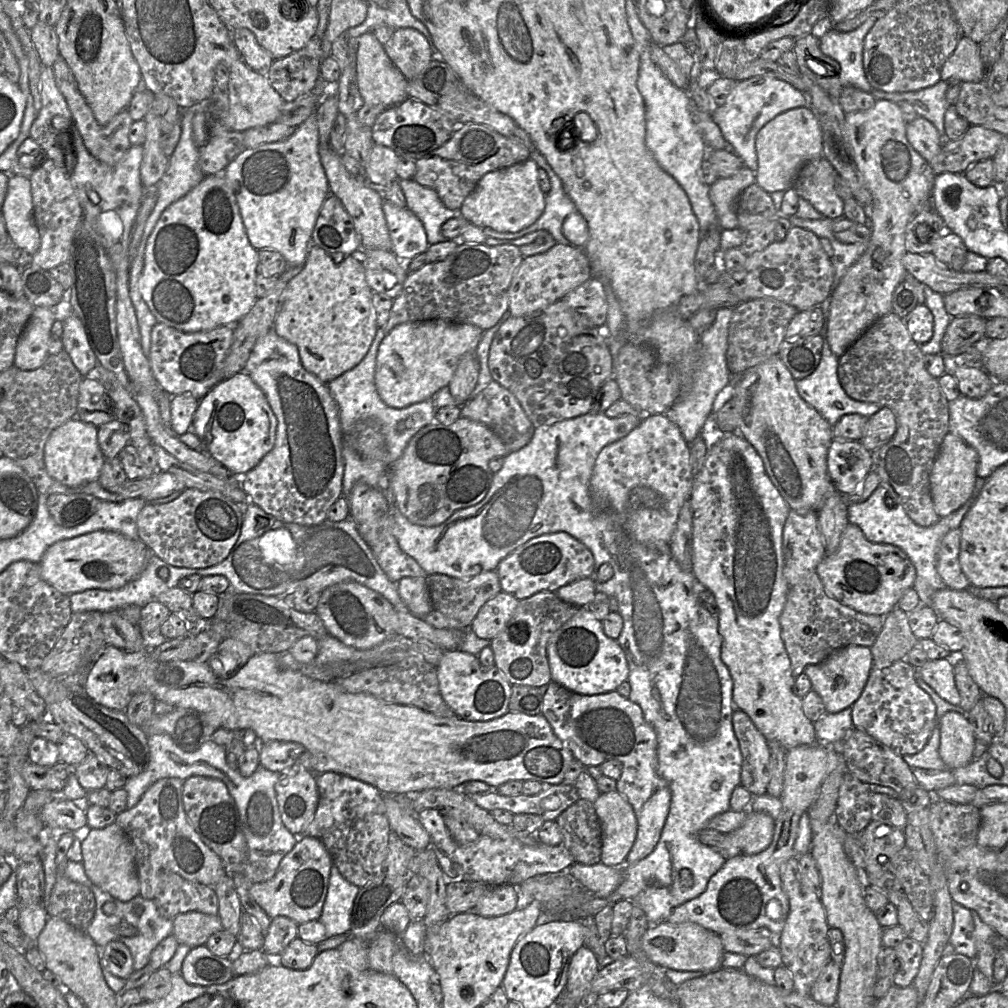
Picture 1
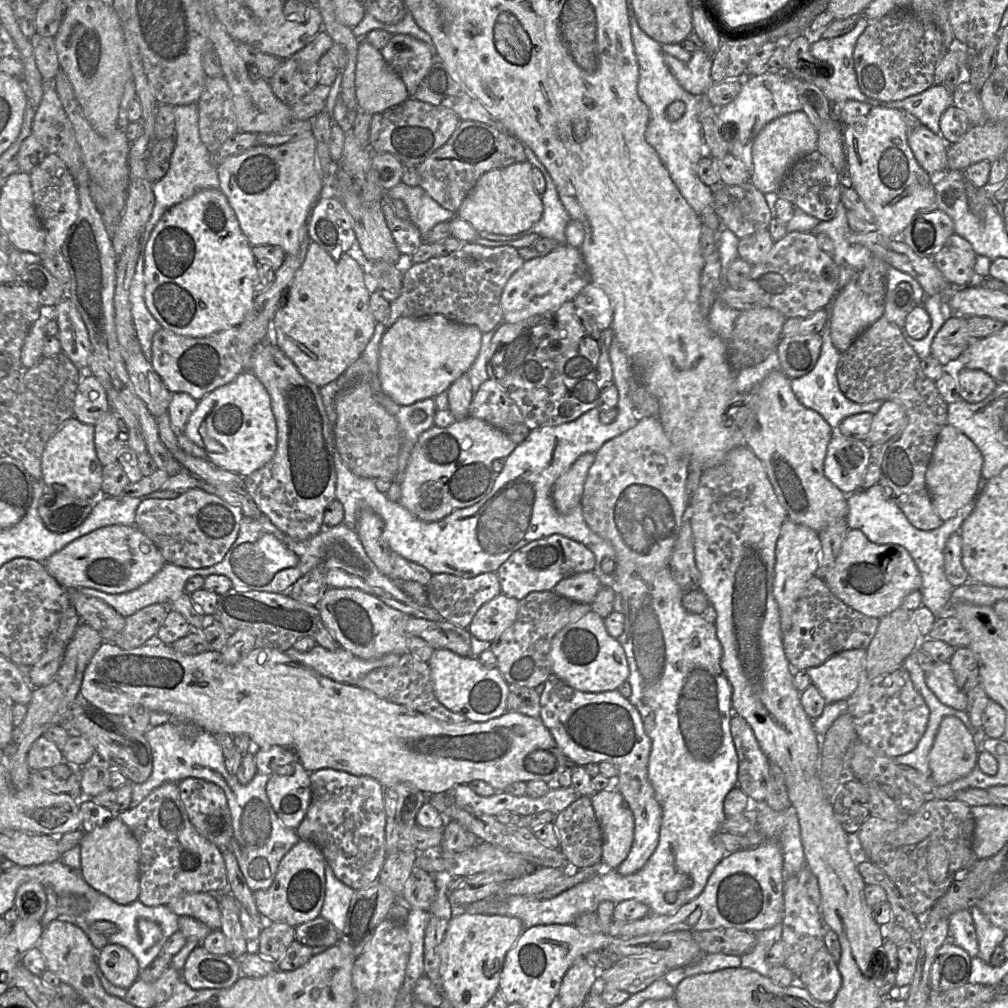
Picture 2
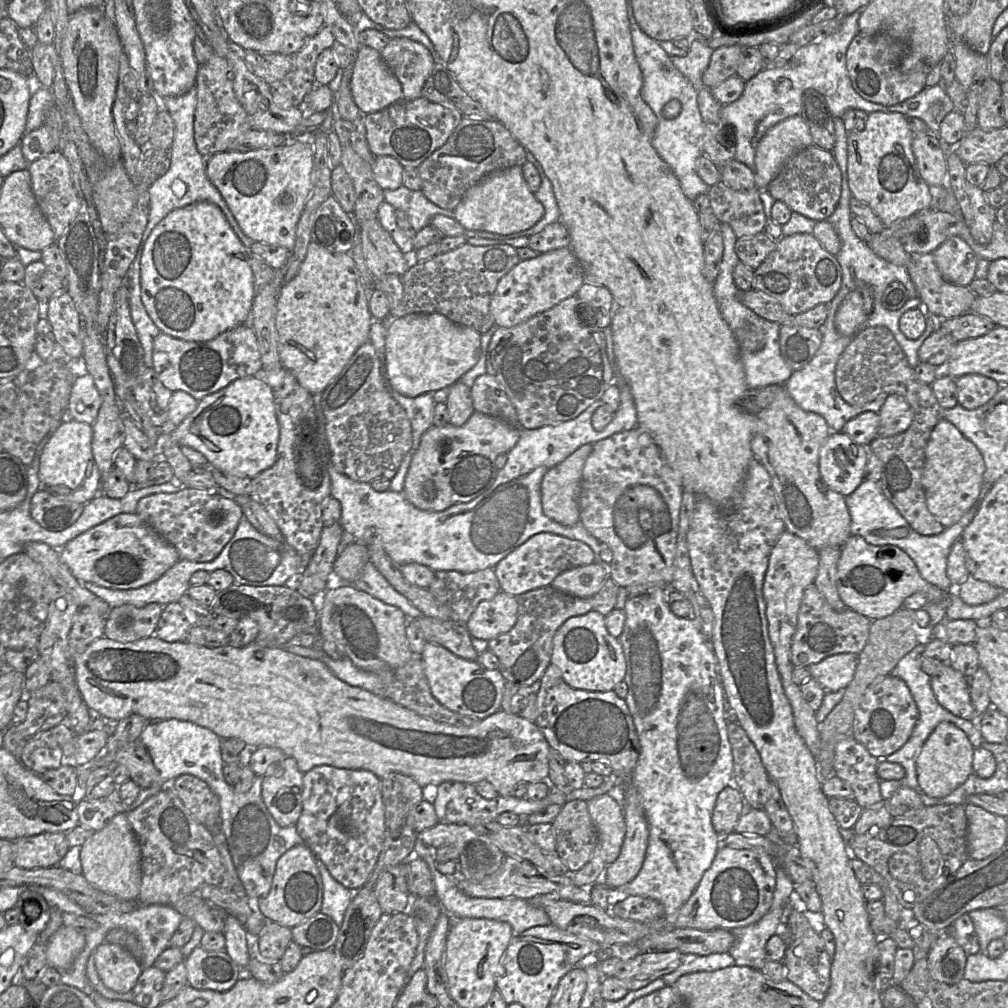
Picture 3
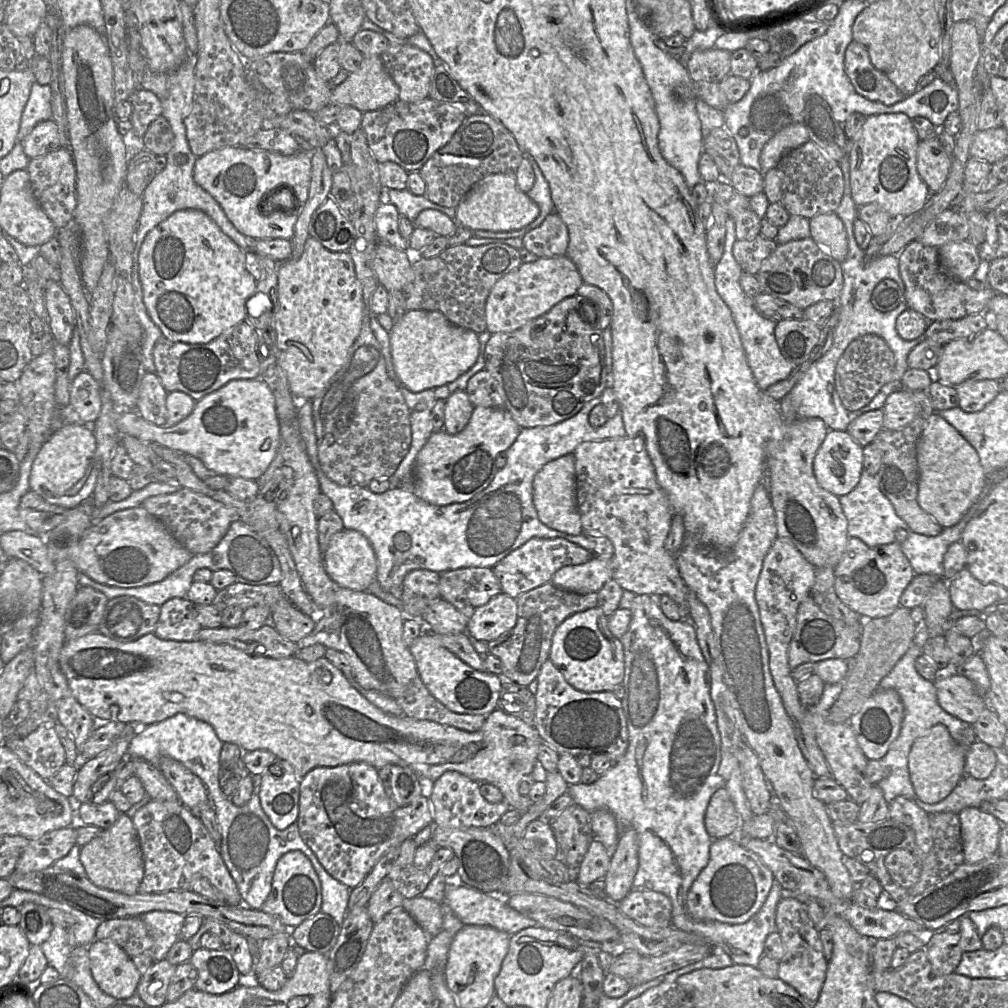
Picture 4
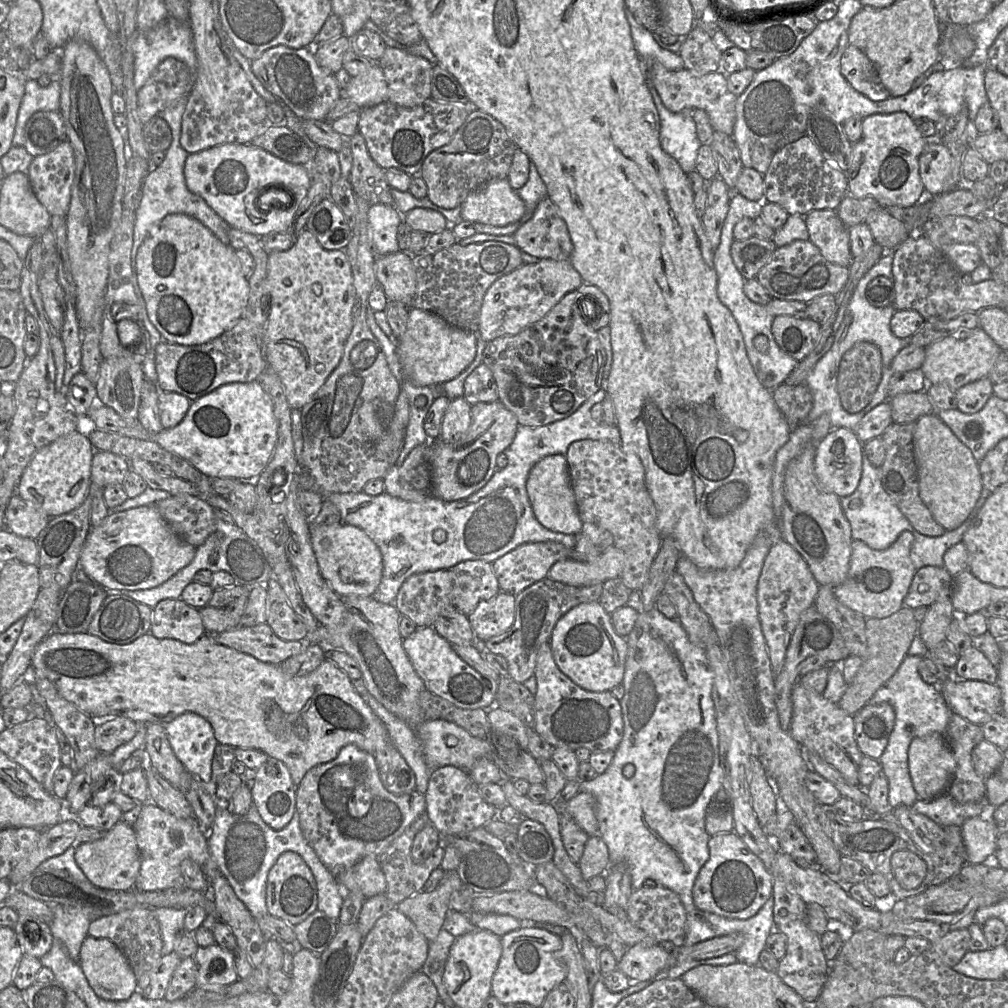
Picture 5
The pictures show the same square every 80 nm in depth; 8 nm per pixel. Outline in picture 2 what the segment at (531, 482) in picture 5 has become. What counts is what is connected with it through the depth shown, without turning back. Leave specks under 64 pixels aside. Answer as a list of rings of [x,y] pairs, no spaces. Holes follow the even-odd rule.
[[[595,453],[581,455],[573,465],[554,483],[551,498],[556,510],[563,515],[570,514],[581,503],[584,484],[589,468],[595,460]]]

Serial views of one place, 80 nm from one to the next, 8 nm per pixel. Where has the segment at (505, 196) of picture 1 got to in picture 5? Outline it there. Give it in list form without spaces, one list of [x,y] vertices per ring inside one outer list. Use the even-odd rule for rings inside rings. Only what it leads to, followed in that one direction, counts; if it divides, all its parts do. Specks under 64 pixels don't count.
[[[507,178],[487,182],[461,204],[461,219],[494,226],[516,222],[524,213],[525,204]]]

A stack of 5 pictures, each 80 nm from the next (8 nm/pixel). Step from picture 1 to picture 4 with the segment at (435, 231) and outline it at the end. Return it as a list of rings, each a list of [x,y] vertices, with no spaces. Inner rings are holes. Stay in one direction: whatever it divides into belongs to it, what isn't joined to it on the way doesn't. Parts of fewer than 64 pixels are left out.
[[[407,188],[404,190],[390,189],[384,191],[384,199],[394,204],[401,216],[405,216],[412,223],[415,222],[419,213],[426,209],[433,209],[449,218],[456,219],[456,208],[448,208],[431,202],[425,195],[414,195]]]

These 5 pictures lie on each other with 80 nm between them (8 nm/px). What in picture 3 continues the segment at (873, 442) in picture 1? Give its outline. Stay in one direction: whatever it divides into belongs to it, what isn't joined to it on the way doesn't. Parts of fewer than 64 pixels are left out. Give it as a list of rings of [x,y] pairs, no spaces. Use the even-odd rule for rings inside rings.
[[[889,394],[878,411],[877,435],[893,436],[905,431],[913,420],[913,410],[905,398],[899,394]]]

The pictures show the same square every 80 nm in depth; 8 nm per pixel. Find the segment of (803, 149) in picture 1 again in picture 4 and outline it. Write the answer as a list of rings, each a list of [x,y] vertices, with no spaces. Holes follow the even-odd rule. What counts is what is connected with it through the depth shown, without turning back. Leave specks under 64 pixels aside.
[[[792,123],[777,132],[763,147],[760,154],[761,173],[777,165],[790,150],[809,141],[808,132],[803,123]]]

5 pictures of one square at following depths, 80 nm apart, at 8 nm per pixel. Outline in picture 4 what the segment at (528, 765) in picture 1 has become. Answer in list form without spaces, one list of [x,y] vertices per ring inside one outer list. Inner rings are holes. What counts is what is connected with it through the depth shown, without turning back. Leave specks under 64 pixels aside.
[[[95,632],[77,639],[66,641],[59,655],[59,666],[67,679],[73,695],[93,718],[120,721],[127,724],[134,724],[134,726],[142,726],[164,721],[177,713],[184,713],[209,723],[223,743],[234,743],[238,745],[240,749],[246,751],[267,750],[273,753],[278,759],[288,761],[293,766],[295,775],[298,779],[303,779],[311,769],[318,766],[335,767],[353,762],[365,762],[374,766],[376,769],[388,764],[396,764],[409,768],[414,771],[417,776],[425,777],[432,781],[437,780],[446,771],[457,771],[480,784],[488,783],[494,785],[501,791],[505,802],[514,810],[524,813],[532,805],[532,801],[528,796],[519,793],[518,788],[520,782],[524,779],[545,781],[545,774],[547,773],[537,760],[539,746],[542,740],[534,726],[529,726],[522,720],[498,709],[486,716],[484,725],[477,732],[467,732],[434,721],[417,720],[408,716],[397,717],[383,712],[370,703],[351,685],[342,671],[325,657],[312,662],[305,662],[295,656],[281,659],[273,659],[262,655],[250,656],[243,650],[230,645],[214,644],[206,641],[186,642],[162,640],[154,633],[146,634],[133,642],[122,643],[112,640],[99,632]]]

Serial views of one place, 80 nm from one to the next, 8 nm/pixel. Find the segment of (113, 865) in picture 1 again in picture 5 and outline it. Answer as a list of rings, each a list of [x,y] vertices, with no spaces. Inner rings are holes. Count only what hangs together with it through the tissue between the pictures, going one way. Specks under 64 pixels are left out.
[[[120,820],[102,839],[81,843],[76,849],[75,861],[96,887],[121,891],[134,889],[141,865],[134,826]]]

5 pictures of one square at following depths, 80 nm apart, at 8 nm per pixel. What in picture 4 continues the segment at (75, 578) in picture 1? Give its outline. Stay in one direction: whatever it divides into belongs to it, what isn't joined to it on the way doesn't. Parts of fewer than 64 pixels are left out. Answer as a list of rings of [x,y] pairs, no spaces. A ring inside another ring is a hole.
[[[143,506],[117,511],[87,530],[75,546],[75,565],[94,581],[135,588],[154,584],[186,564],[193,555]]]

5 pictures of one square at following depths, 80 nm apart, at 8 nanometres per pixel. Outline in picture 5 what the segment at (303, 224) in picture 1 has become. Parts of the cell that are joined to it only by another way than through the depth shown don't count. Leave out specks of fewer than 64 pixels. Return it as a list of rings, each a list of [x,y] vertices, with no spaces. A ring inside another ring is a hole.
[[[228,143],[189,154],[184,166],[184,176],[188,189],[202,197],[229,226],[258,237],[269,233],[292,232],[296,215],[312,184],[312,171],[309,166],[288,163],[250,144]],[[271,189],[283,189],[288,192],[292,197],[290,205],[274,206],[268,211],[261,211],[258,208],[258,198],[261,193]]]

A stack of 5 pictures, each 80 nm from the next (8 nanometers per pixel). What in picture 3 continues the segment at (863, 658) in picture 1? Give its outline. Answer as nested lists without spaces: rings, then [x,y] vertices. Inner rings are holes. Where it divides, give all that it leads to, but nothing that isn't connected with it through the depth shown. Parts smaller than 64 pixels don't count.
[[[841,653],[829,656],[809,666],[811,677],[826,692],[845,689],[852,681],[858,663],[858,655]]]

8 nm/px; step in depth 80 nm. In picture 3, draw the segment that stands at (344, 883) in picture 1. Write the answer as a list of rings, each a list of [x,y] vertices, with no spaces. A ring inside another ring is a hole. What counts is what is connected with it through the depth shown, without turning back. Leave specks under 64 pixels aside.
[[[315,857],[315,860],[323,883],[323,901],[320,911],[340,927],[354,891],[336,881],[319,858]]]

